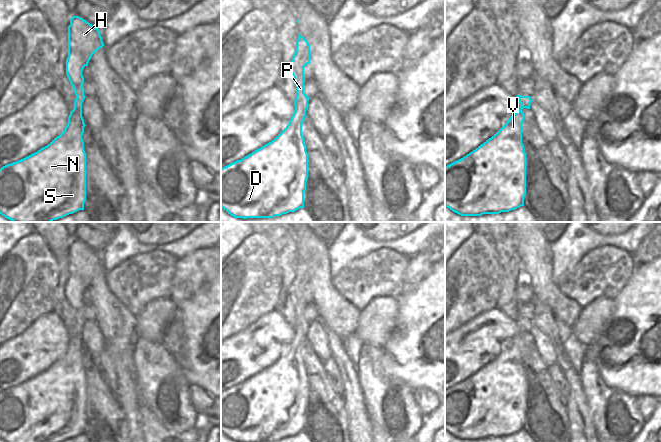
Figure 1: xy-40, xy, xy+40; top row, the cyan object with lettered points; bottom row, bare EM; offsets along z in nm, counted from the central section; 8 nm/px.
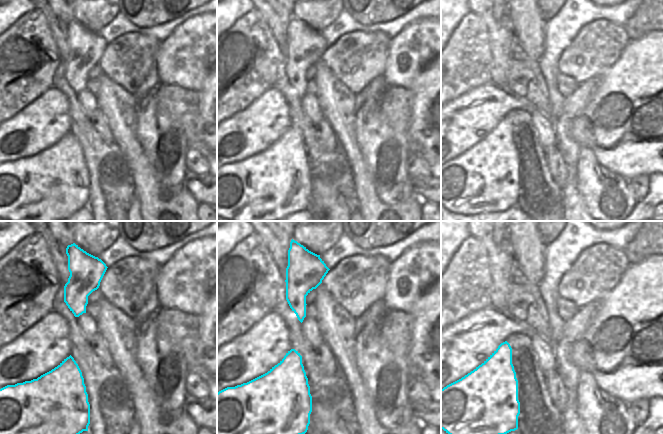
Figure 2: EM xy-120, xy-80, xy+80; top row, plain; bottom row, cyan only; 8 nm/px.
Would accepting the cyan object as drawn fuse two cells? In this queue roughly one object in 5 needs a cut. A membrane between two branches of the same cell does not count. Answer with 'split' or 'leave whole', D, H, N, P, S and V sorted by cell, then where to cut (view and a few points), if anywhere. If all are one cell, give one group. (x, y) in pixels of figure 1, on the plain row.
leave whole; groups D H N P S V; cut none

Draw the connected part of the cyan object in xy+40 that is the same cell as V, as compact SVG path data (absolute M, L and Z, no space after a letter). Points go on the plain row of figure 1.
M516 320L520 333L488 364L463 382L445 390L445 430L461 440L499 438L524 430L526 419L526 377L522 367L523 332L530 333L530 320Z

